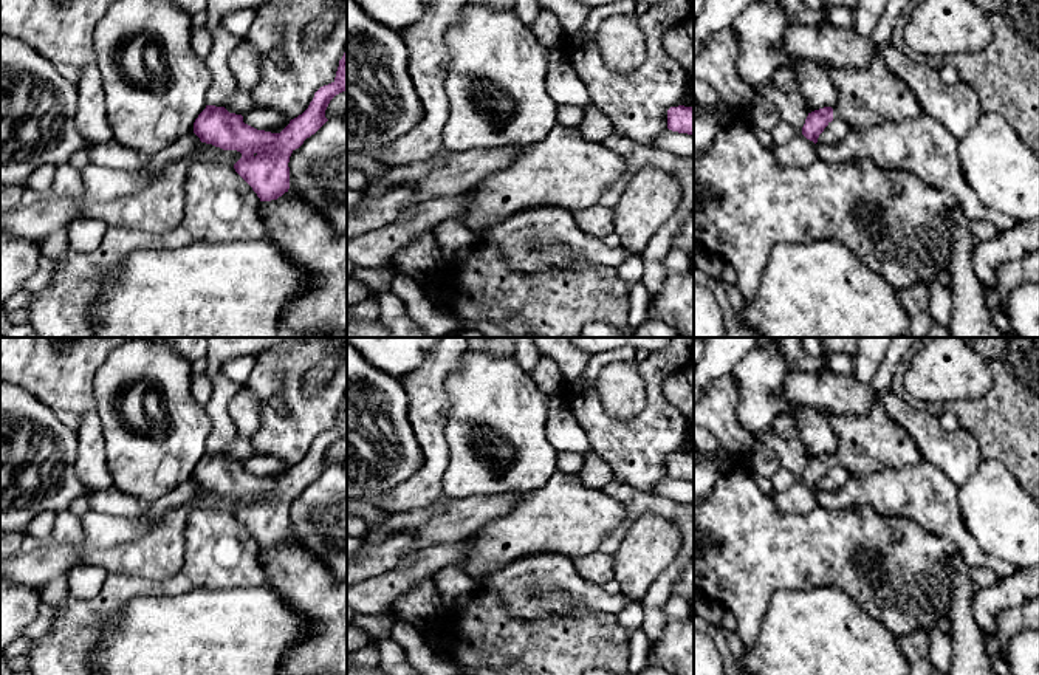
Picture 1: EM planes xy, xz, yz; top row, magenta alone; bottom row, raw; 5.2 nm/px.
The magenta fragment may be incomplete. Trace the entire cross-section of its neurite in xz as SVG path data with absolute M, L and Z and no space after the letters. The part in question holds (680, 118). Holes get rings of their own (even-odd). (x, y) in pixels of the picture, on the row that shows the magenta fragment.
M670 107L667 110L667 128L678 133L694 135L694 107Z

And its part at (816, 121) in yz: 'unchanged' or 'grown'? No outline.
grown

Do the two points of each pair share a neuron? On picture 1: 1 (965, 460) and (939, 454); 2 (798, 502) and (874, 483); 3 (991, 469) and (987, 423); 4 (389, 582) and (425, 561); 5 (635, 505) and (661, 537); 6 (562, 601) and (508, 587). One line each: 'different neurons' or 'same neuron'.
1: same neuron
2: different neurons
3: different neurons
4: same neuron
5: different neurons
6: same neuron

